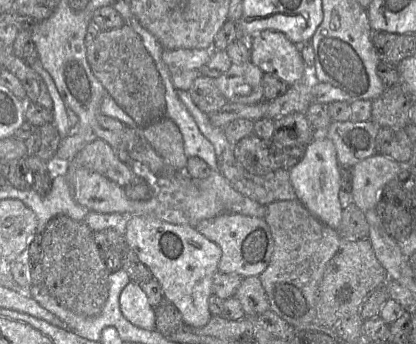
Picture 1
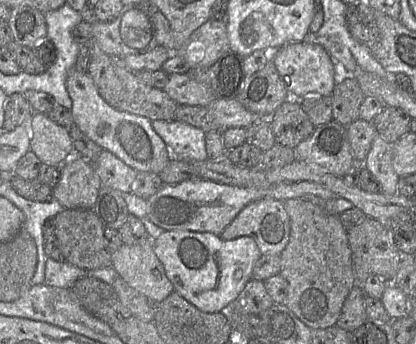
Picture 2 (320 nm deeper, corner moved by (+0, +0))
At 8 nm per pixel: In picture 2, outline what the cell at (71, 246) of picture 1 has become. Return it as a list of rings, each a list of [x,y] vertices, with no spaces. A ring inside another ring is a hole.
[[[64,209],[54,217],[56,245],[63,260],[81,269],[111,267],[111,254],[105,238],[104,225],[93,209]]]

